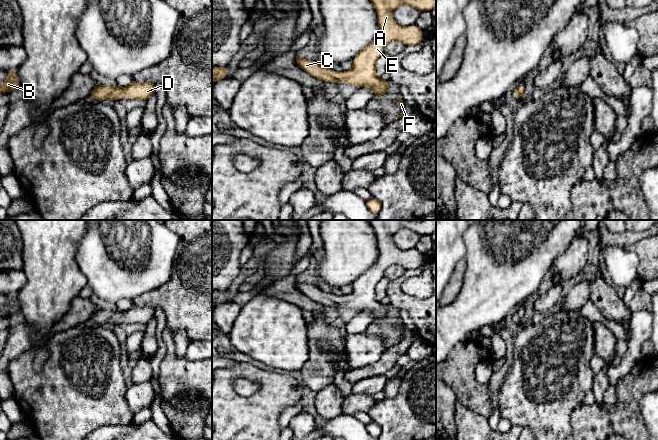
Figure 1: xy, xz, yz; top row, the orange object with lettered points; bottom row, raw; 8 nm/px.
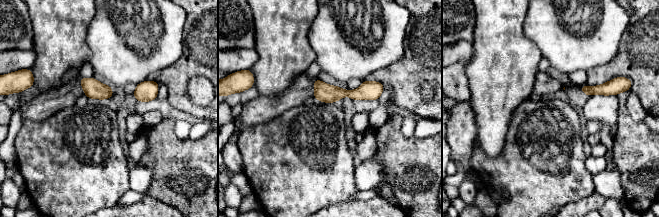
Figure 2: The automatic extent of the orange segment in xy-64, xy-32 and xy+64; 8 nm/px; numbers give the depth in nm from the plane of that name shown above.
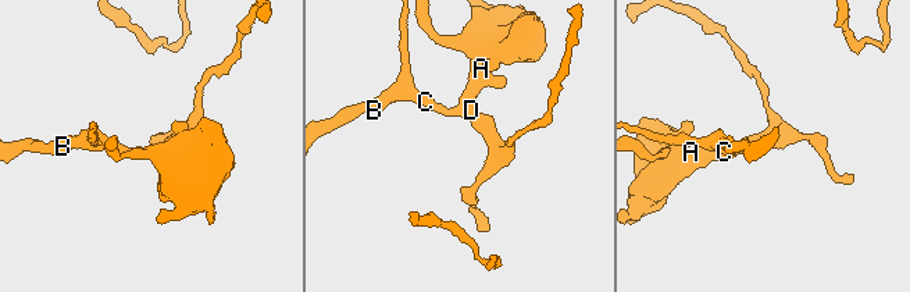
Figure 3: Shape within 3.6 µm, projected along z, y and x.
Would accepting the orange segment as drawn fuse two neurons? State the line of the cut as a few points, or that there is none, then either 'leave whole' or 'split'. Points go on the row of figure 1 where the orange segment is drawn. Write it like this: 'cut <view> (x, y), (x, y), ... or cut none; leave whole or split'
cut none; leave whole

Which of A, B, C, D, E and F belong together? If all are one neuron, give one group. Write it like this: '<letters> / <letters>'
A B C D E F

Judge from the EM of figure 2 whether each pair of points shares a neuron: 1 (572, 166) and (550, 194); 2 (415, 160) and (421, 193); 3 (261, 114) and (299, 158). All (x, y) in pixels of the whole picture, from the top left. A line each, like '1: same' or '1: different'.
1: same
2: same
3: different

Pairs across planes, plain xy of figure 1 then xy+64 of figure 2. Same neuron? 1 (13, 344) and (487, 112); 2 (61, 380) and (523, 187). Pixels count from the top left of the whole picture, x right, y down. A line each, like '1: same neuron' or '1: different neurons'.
1: different neurons
2: same neuron

